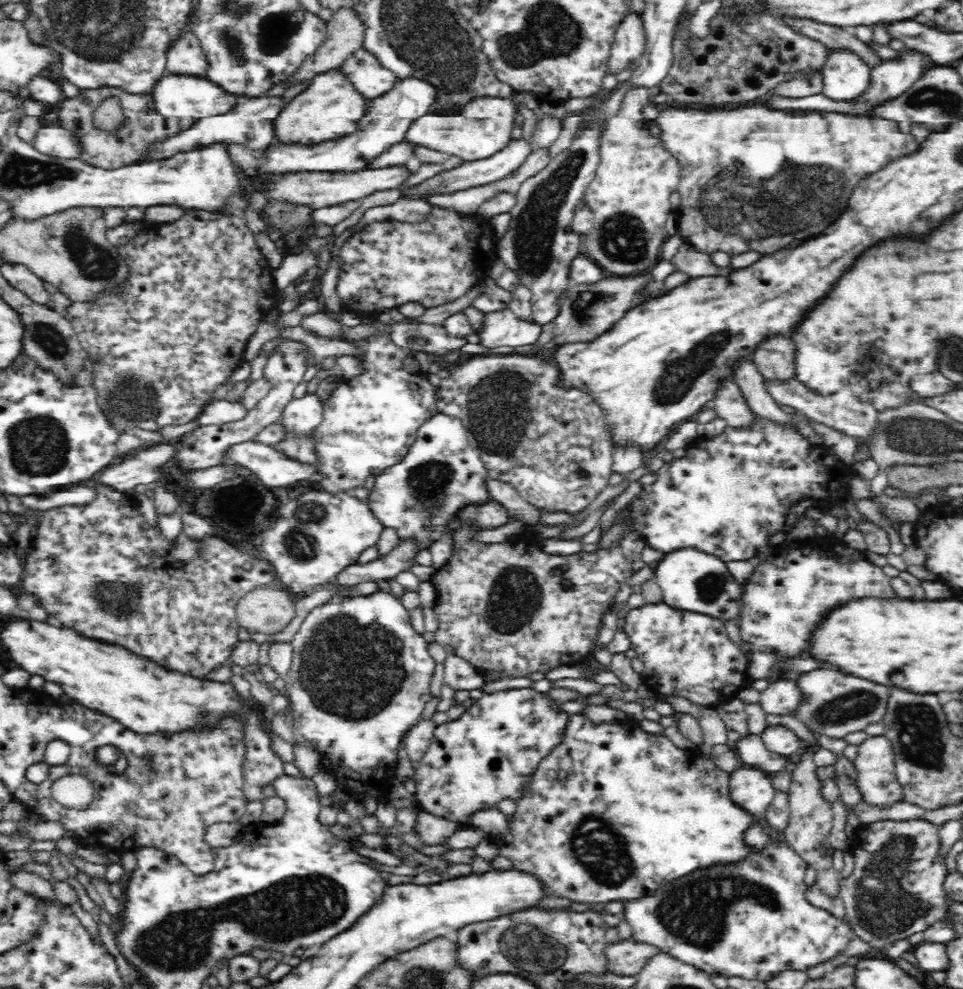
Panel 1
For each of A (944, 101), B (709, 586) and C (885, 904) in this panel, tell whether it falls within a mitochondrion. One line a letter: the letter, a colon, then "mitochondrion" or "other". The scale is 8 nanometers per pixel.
A: mitochondrion
B: mitochondrion
C: mitochondrion

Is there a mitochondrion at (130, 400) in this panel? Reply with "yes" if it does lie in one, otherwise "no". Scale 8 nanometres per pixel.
yes

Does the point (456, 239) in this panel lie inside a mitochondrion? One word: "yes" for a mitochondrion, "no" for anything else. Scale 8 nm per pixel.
no

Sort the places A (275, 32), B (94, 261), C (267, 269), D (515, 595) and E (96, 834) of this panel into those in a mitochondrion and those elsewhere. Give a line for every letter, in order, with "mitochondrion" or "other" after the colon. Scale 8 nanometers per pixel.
A: mitochondrion
B: mitochondrion
C: other
D: mitochondrion
E: other

